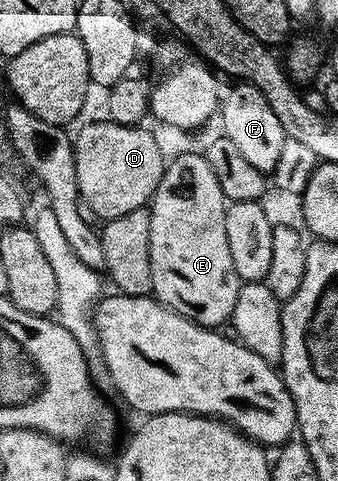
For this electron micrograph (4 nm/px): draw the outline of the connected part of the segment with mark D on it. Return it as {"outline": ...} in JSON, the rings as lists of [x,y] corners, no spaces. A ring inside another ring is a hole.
{"outline":[[[111,119],[92,121],[74,133],[72,150],[74,151],[74,171],[83,208],[93,218],[100,217],[101,222],[118,219],[129,211],[145,208],[156,194],[158,183],[164,177],[166,157],[160,154],[160,145],[144,130],[144,127],[125,127]]]}

